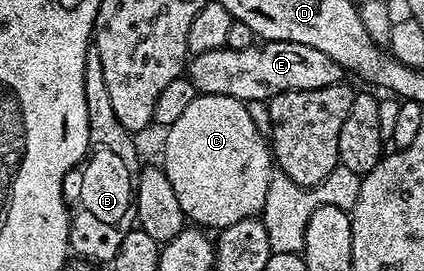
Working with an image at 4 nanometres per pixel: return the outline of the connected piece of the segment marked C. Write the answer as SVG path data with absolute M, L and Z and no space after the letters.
M197 94L178 122L167 125L166 132L162 167L174 186L178 206L193 225L219 230L263 213L274 161L269 141L254 126L245 101Z

